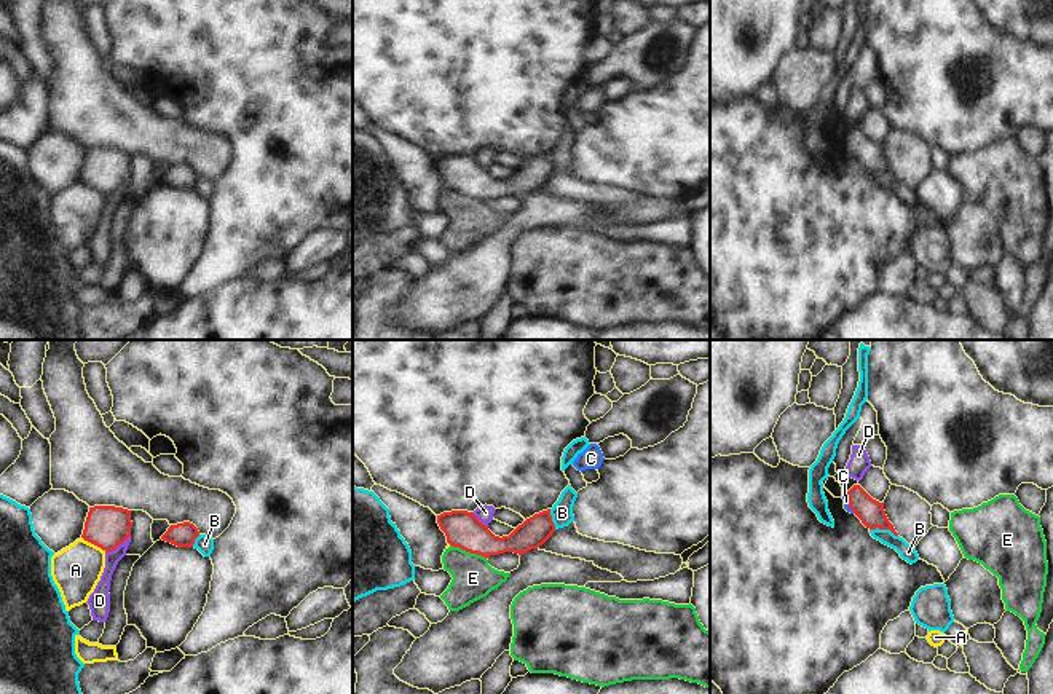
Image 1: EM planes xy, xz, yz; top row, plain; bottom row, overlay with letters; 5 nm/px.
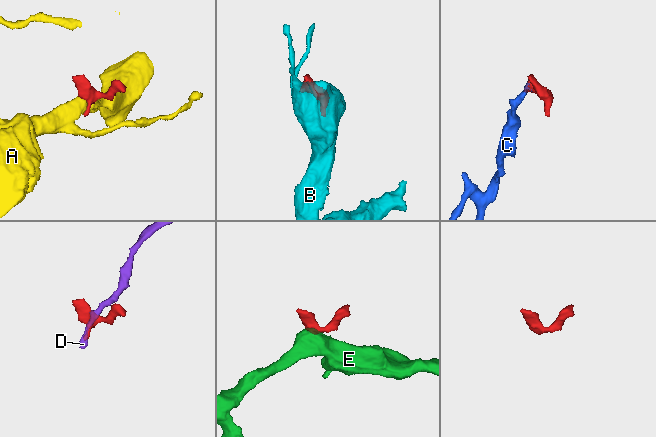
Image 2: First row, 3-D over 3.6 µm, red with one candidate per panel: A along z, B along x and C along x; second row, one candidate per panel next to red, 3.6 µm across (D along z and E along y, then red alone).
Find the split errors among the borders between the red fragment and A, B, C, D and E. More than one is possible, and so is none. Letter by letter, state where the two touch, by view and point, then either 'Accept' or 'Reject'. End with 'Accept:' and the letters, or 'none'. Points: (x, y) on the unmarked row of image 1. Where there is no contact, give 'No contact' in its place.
A: Touches red at xy (94, 187). Reject
B: Touches red at yz (884, 171). Reject
C: Touches red at yz (849, 147). Accept
D: Touches red at xy (117, 189). Reject
E: Touches red at xz (468, 193). Reject
Accept: C.

